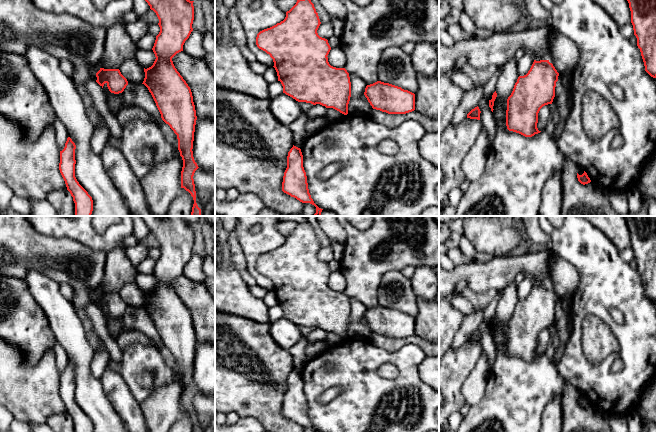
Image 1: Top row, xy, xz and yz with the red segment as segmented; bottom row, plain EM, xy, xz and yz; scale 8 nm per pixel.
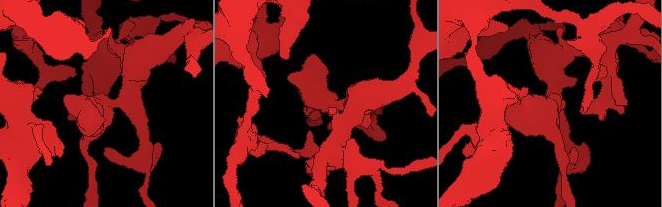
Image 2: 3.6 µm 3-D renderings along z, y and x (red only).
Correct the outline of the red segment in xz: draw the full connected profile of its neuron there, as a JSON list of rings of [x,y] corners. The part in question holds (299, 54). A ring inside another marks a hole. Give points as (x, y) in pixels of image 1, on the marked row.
[[[297,0],[286,12],[283,21],[257,34],[256,45],[273,59],[273,67],[283,86],[283,93],[298,102],[320,104],[347,115],[351,97],[349,73],[345,68],[336,68],[329,64],[327,56],[331,47],[328,40],[317,33],[320,24],[311,0]]]

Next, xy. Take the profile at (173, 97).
[[[145,0],[150,9],[153,10],[158,19],[160,32],[156,36],[152,48],[155,54],[153,65],[147,69],[144,68],[144,84],[151,93],[156,106],[161,114],[162,120],[170,126],[177,135],[178,150],[183,160],[181,171],[181,188],[188,191],[193,197],[194,204],[191,216],[201,216],[201,209],[196,203],[196,191],[194,184],[194,173],[199,168],[193,157],[193,141],[196,125],[196,110],[193,102],[193,96],[190,87],[175,68],[172,58],[183,51],[183,45],[193,31],[192,24],[194,20],[194,6],[190,0]]]

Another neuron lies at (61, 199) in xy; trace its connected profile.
[[[67,189],[51,191],[46,200],[56,209],[57,216],[75,216],[75,203]]]

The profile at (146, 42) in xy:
[[[149,33],[145,34],[143,37],[139,39],[139,41],[136,43],[138,49],[143,50],[150,50],[153,48],[154,43],[156,40],[156,36],[151,35]]]

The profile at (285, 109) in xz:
[[[281,93],[270,99],[269,109],[273,116],[284,126],[288,126],[304,112],[298,101]]]

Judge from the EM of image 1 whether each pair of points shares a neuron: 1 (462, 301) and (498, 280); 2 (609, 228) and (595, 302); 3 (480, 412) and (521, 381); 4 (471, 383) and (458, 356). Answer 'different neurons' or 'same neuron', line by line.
1: different neurons
2: different neurons
3: same neuron
4: different neurons

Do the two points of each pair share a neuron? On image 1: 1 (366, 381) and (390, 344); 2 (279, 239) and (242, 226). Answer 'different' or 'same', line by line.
1: different
2: same

